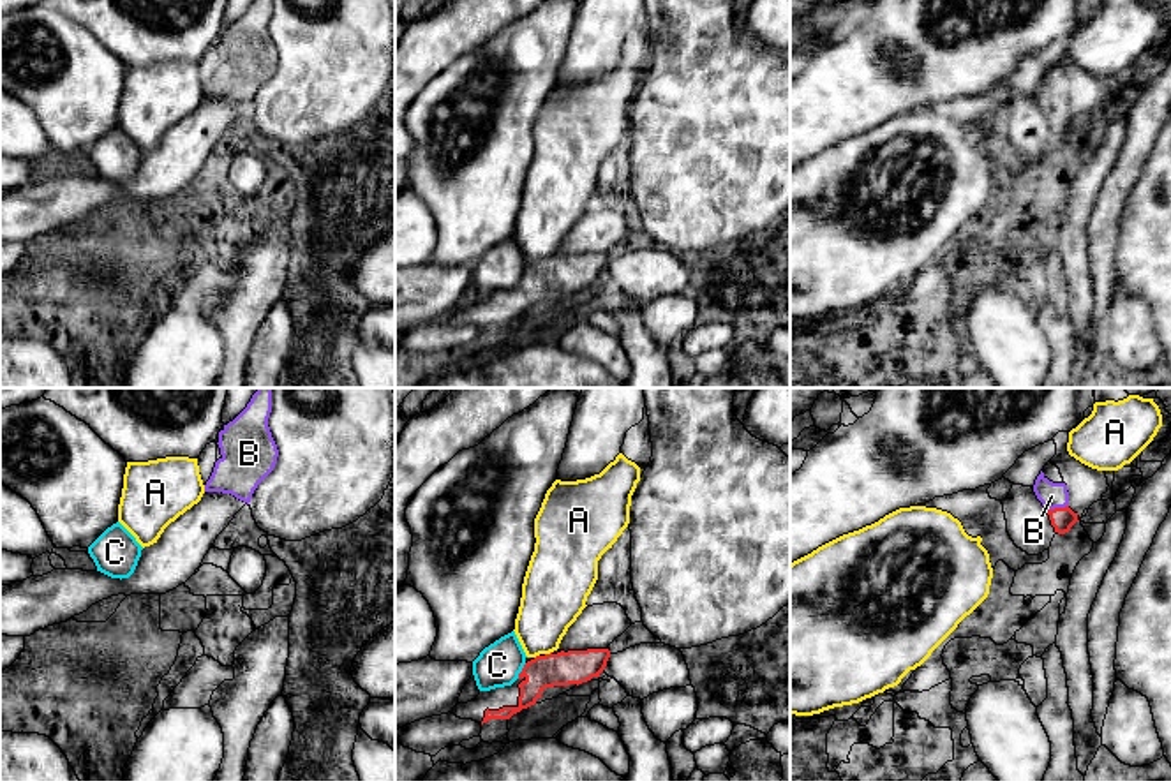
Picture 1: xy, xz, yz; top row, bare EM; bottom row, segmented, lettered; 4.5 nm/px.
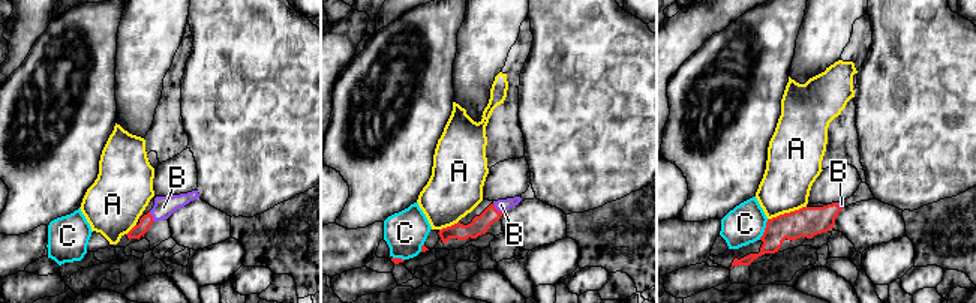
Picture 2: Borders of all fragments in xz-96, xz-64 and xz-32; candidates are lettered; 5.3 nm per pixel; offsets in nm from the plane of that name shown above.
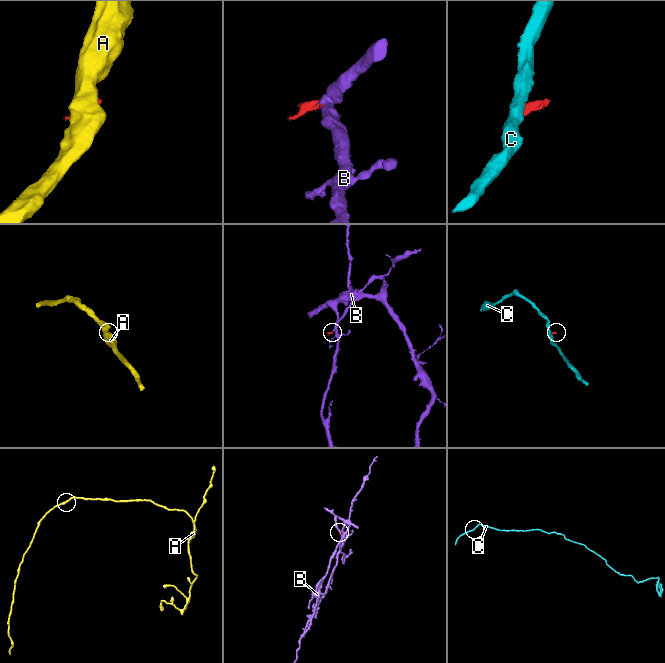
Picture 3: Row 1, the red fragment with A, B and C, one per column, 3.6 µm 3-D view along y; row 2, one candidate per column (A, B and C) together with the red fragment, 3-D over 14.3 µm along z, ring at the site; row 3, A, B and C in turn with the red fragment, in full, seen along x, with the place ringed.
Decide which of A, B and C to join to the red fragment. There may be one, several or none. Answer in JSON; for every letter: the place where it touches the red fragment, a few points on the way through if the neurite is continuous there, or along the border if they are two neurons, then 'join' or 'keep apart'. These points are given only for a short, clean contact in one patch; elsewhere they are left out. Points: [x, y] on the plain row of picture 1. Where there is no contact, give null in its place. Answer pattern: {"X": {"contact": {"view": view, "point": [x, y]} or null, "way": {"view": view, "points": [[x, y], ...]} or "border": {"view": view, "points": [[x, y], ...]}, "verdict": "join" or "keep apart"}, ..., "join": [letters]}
{"A": {"contact": {"view": "xz", "point": [547, 260]}, "border": {"view": "xz", "points": [[551, 256], [545, 260]]}, "verdict": "keep apart"}, "B": {"contact": {"view": "yz", "point": [1057, 113]}, "way": {"view": "yz", "points": [[1062, 124], [1057, 113], [1051, 101]]}, "verdict": "join"}, "C": {"contact": {"view": "xz", "point": [522, 275]}, "border": {"view": "xz", "points": [[526, 268], [517, 282]]}, "verdict": "keep apart"}, "join": ["B"]}

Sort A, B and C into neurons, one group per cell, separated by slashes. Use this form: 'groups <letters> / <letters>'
groups A / B / C

